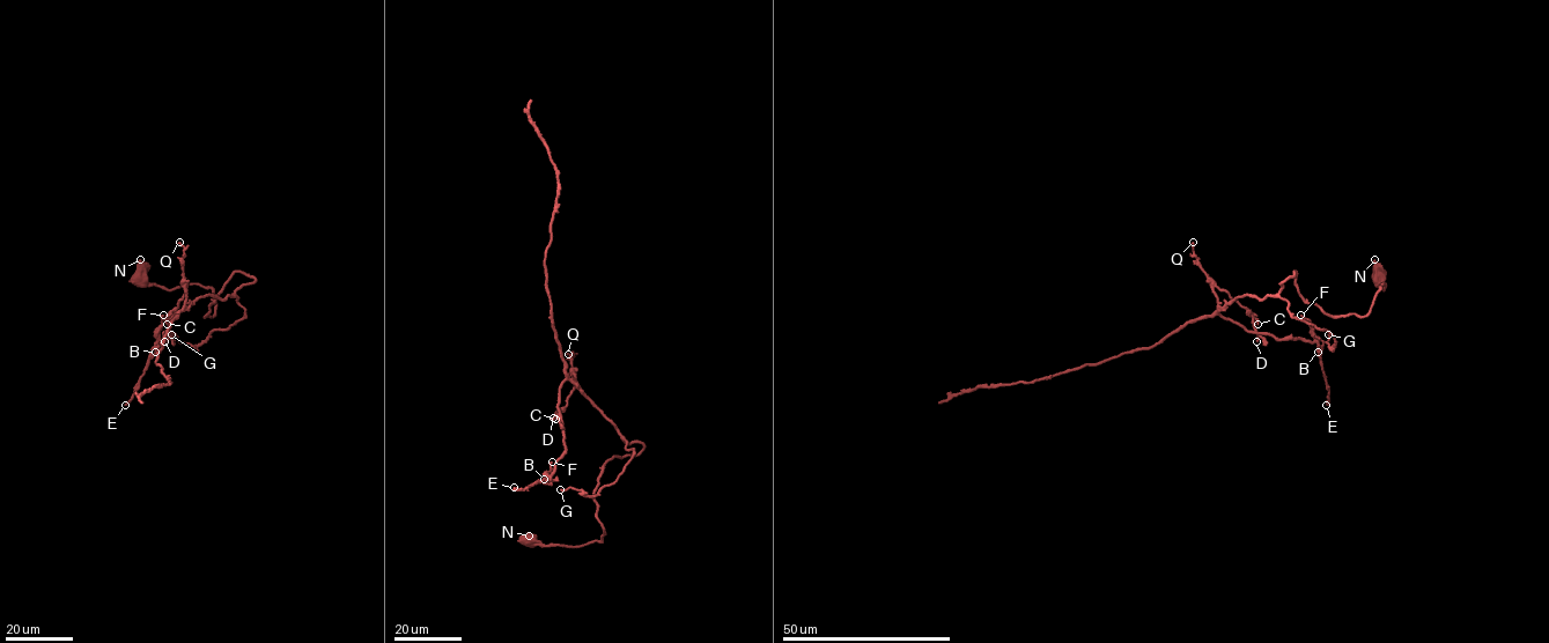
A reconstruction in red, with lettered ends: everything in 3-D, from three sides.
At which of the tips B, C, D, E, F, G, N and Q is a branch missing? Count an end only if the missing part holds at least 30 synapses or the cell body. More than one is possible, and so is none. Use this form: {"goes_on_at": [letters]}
{"goes_on_at": []}

